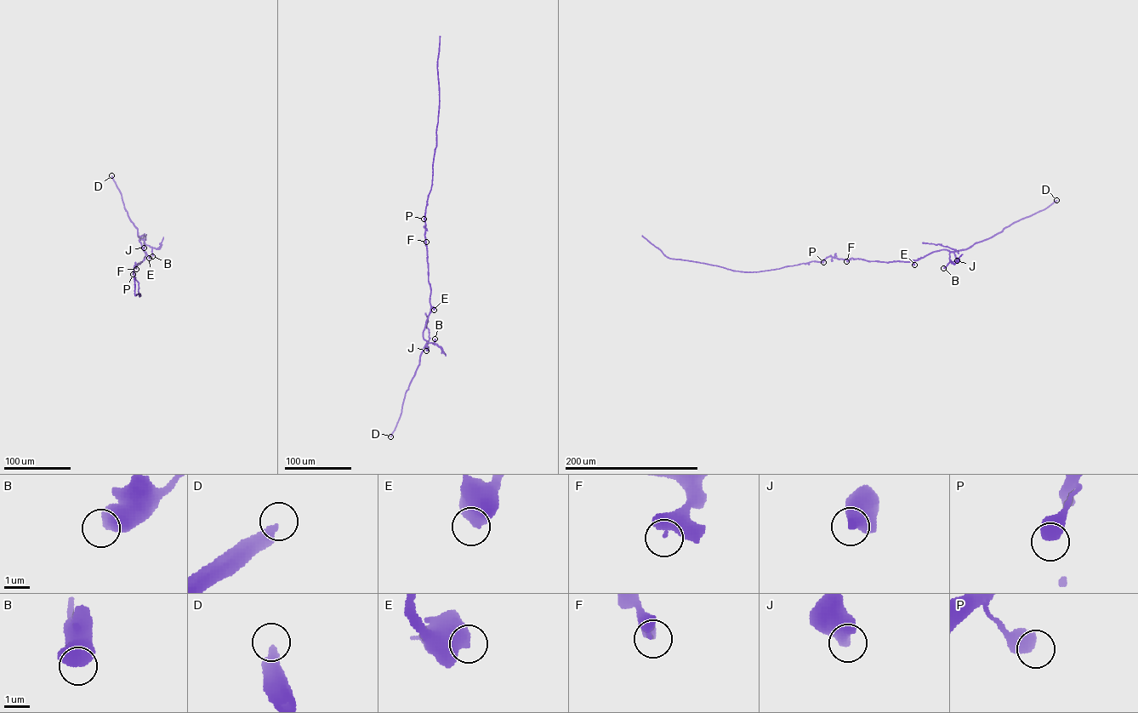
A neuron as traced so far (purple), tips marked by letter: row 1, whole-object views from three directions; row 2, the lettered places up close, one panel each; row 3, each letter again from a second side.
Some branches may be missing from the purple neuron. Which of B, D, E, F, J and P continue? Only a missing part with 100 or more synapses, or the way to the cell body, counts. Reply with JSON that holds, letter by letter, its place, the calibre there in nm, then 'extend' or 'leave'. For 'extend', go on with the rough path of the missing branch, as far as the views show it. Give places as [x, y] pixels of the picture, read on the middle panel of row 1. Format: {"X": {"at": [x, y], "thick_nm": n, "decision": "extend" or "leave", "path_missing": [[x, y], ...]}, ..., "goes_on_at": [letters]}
{"B": {"at": [435, 339], "thick_nm": 650, "decision": "leave"}, "D": {"at": [390, 436], "thick_nm": 400, "decision": "leave"}, "E": {"at": [434, 310], "thick_nm": 700, "decision": "leave"}, "F": {"at": [426, 242], "thick_nm": 500, "decision": "leave"}, "J": {"at": [426, 350], "thick_nm": 550, "decision": "leave"}, "P": {"at": [423, 219], "thick_nm": 600, "decision": "leave"}, "goes_on_at": []}

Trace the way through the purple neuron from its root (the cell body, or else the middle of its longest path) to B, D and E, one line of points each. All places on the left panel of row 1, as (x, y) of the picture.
B: (138, 264), (145, 254), (139, 239), (152, 248), (152, 256)
D: (138, 264), (145, 255), (139, 240), (144, 240), (139, 236), (138, 230), (128, 215), (111, 175)
E: (138, 264), (145, 254), (149, 258)

